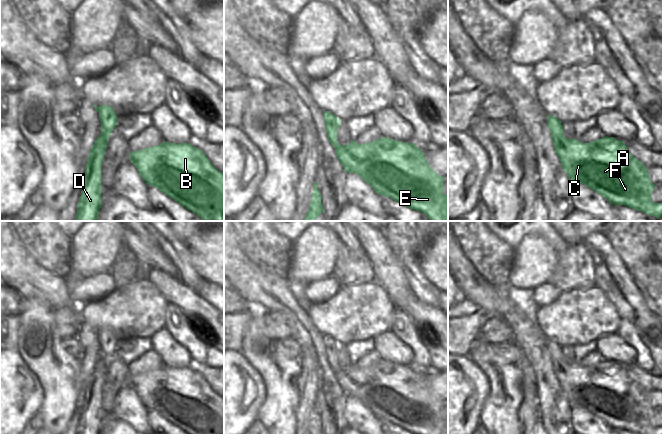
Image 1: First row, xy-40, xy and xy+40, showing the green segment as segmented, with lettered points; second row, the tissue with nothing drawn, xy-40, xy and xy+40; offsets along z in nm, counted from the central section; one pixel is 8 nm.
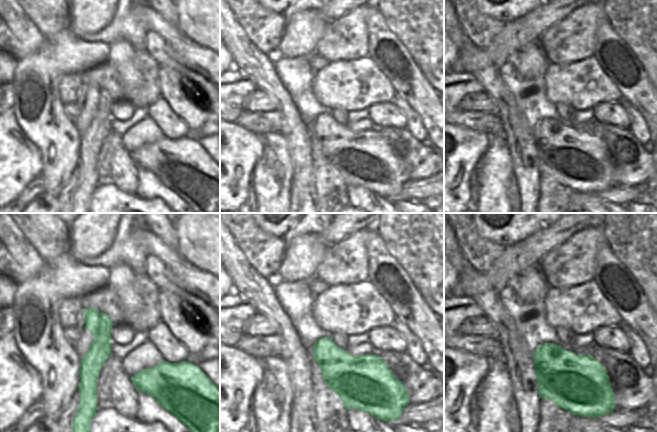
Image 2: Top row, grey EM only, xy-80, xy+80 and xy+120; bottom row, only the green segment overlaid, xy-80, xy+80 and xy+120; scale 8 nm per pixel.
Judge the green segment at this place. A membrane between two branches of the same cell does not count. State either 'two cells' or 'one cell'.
two cells

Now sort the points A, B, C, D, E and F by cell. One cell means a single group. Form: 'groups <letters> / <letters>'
groups A B C E F / D

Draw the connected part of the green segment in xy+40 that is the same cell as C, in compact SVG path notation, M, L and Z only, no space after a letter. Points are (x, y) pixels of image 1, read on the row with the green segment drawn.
M551 134L551 140L570 181L578 181L586 185L611 205L624 205L657 219L662 215L662 203L654 203L651 200L655 185L649 178L647 168L627 150L623 141L607 136L590 143L582 143L566 137L560 141L559 136L554 134Z

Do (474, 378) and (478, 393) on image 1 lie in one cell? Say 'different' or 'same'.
same

